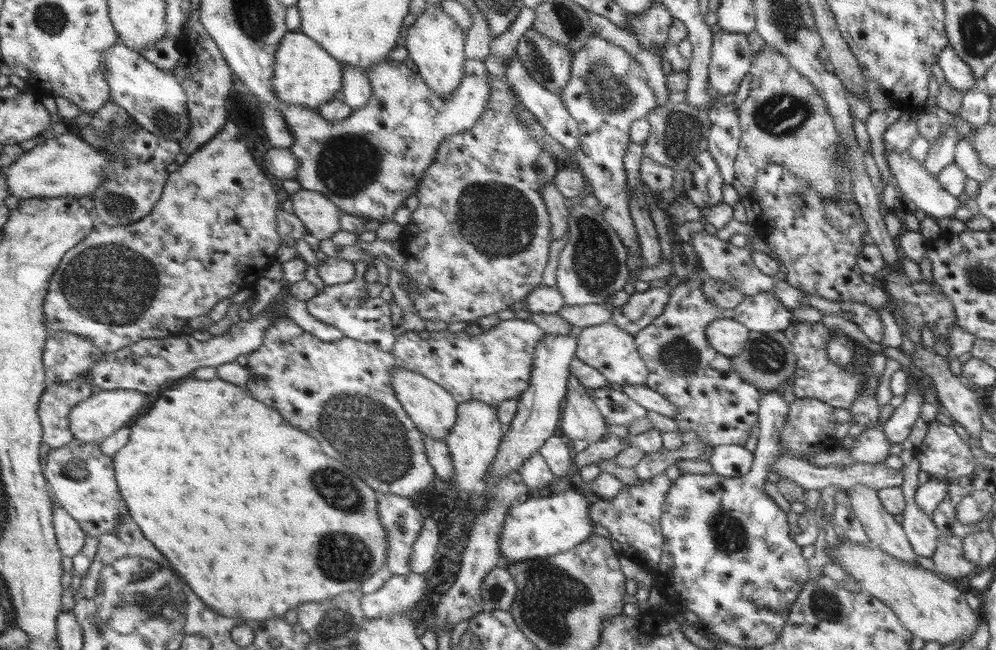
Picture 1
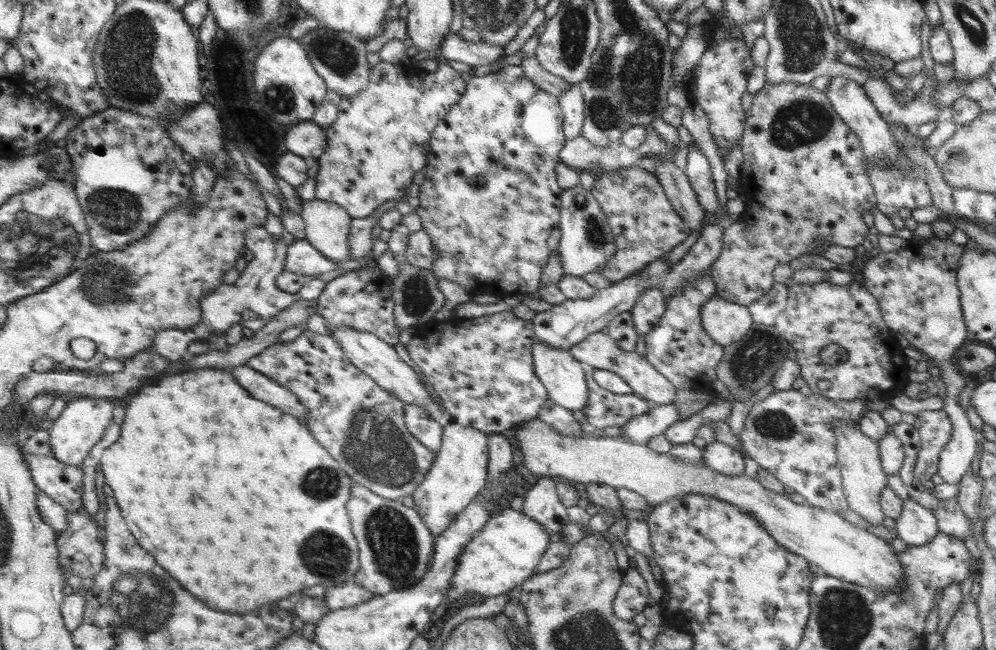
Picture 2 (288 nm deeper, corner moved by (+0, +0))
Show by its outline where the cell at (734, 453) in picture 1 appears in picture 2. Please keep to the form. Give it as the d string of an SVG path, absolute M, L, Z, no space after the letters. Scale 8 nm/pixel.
M713 442L713 444L705 446L701 462L705 466L709 466L711 470L715 470L723 476L729 476L729 478L743 474L743 456L741 456L741 452L737 452L731 446L719 444L719 442Z

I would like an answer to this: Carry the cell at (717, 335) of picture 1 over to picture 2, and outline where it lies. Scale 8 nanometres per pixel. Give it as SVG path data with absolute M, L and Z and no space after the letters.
M717 294L701 306L701 328L715 344L723 348L739 342L751 330L751 326L753 320L747 306L727 302L723 298L717 298Z

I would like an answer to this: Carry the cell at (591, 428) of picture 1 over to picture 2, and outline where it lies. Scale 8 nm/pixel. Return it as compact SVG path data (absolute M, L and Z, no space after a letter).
M543 342L535 346L537 374L545 382L549 396L561 408L575 412L583 410L587 404L587 368L577 362L569 352L555 350Z

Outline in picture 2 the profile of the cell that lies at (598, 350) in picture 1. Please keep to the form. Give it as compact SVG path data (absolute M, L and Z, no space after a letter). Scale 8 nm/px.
M591 334L587 336L581 344L573 346L569 350L569 354L583 364L583 368L587 370L609 370L613 374L617 374L631 390L633 390L633 396L637 398L643 398L643 400L653 400L657 406L665 406L665 404L671 404L673 398L675 398L675 388L669 384L669 380L659 374L647 360L645 356L633 352L633 350L623 350L617 340L613 336L607 336L607 334Z

